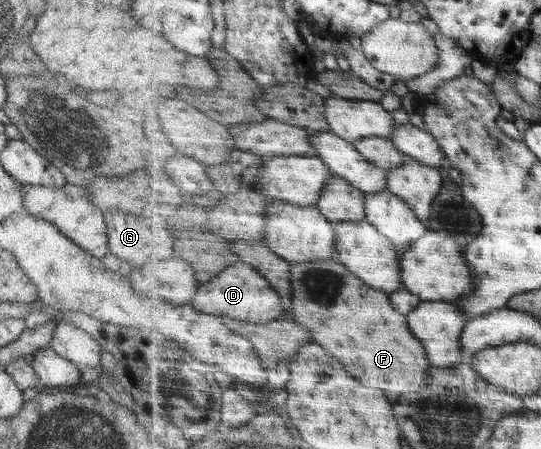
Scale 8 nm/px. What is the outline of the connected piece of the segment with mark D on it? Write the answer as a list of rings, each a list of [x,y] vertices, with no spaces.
[[[243,261],[231,265],[217,278],[212,279],[211,283],[203,285],[203,291],[199,291],[193,303],[195,307],[199,307],[200,312],[261,324],[274,322],[288,312],[282,296],[273,287],[270,279],[253,265]]]

